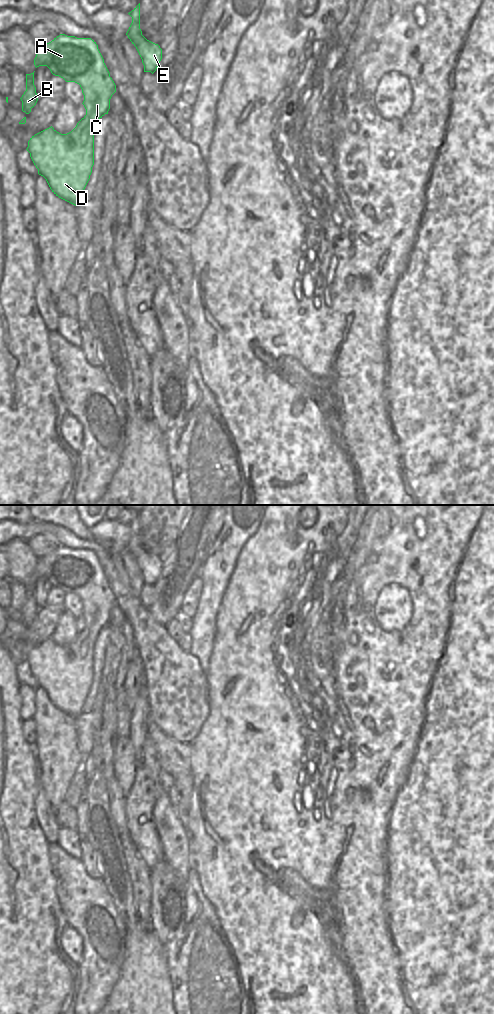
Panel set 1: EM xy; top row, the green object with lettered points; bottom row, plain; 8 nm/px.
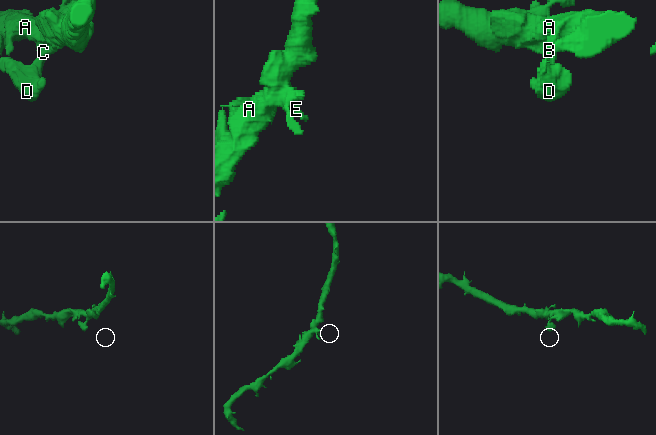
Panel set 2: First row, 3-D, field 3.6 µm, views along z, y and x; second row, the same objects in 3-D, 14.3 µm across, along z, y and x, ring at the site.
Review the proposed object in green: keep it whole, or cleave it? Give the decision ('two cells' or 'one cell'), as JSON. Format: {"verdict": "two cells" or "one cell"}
{"verdict": "one cell"}

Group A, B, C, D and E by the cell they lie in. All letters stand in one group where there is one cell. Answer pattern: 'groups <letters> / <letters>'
groups A B C D E

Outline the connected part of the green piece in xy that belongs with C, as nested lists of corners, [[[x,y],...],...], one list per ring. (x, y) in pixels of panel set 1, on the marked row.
[[[60,34],[51,42],[38,46],[34,65],[36,68],[47,66],[53,75],[63,78],[66,82],[79,84],[84,95],[82,104],[86,115],[71,132],[61,134],[51,126],[32,136],[26,149],[38,169],[38,174],[46,179],[52,192],[76,206],[82,202],[82,195],[94,165],[94,131],[98,121],[108,114],[116,85],[110,77],[98,45],[91,38]]]

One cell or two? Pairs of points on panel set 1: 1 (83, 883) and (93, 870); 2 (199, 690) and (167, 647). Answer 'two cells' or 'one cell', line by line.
1: two cells
2: one cell

